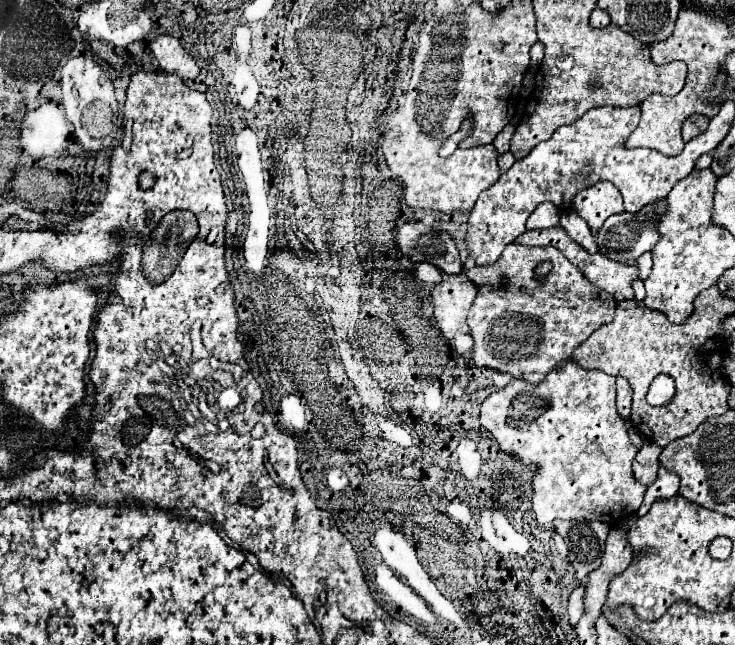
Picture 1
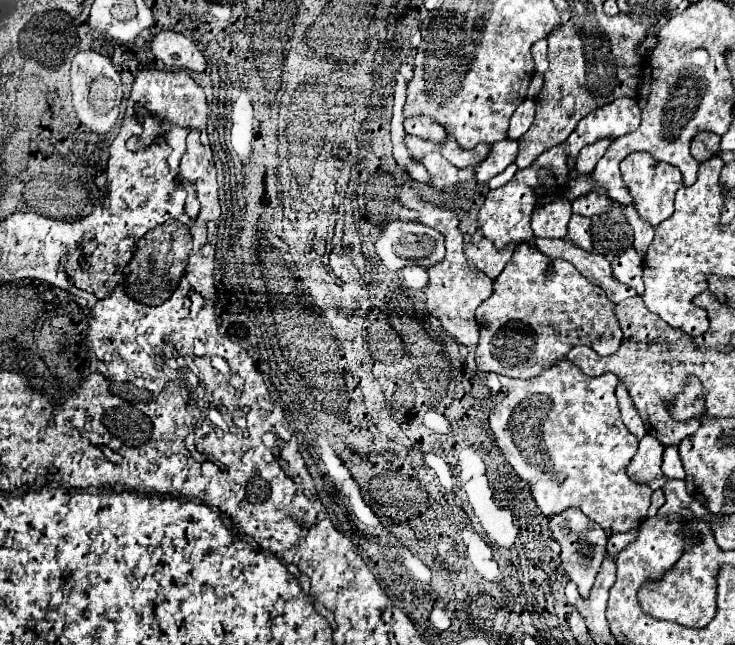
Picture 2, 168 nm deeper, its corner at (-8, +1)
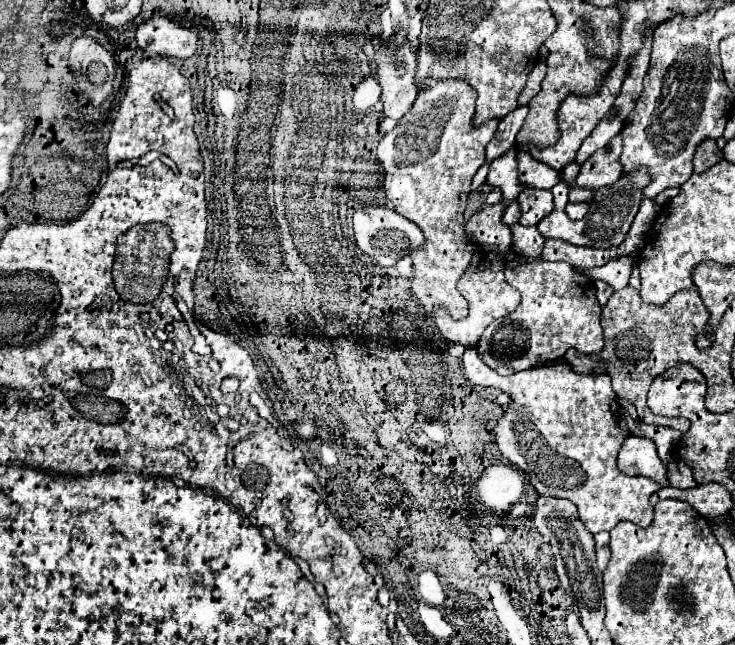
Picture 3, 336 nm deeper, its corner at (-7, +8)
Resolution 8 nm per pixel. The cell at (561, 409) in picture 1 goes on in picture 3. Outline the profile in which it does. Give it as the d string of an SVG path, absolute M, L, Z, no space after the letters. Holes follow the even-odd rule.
M557 360L555 364L541 364L541 366L533 368L533 370L515 372L515 374L507 376L505 378L505 390L501 390L501 392L507 392L509 394L511 404L509 404L507 410L503 410L499 406L499 412L495 414L495 416L503 416L503 418L499 418L499 422L495 426L495 442L497 442L499 450L503 452L503 456L509 462L517 464L521 470L525 470L525 472L531 474L531 484L535 486L535 490L537 490L539 496L543 496L543 498L553 498L555 496L555 498L567 498L567 500L571 500L579 508L579 518L581 518L581 522L587 526L587 530L591 534L597 534L597 532L603 532L603 530L609 532L621 520L635 522L637 526L643 526L643 528L647 528L651 524L651 520L653 520L653 506L649 504L649 496L653 492L657 492L661 486L657 482L649 480L649 478L631 478L631 476L625 476L617 468L617 454L619 454L619 448L621 448L623 440L629 436L629 428L627 428L627 424L625 424L625 420L623 420L623 416L619 412L617 394L611 388L611 376L607 376L607 374L577 374L565 360Z

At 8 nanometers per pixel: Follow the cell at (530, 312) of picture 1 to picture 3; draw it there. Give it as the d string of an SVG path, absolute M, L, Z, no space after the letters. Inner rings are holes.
M517 254L513 260L505 262L505 280L507 284L511 284L521 292L521 304L517 306L515 312L495 320L483 332L477 352L487 366L491 366L497 372L511 374L511 372L535 368L551 360L559 360L569 348L577 348L579 352L587 352L587 354L595 354L603 350L605 340L601 330L601 306L595 300L595 284L587 280L583 274L579 274L577 270L573 270L571 264L545 262L543 258L529 258L527 262L525 256Z

